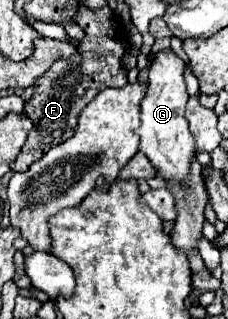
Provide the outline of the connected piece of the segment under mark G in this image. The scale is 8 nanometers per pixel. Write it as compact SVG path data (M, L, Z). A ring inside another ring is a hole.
M161 52L155 56L155 60L149 66L147 94L141 100L141 126L137 128L139 138L141 138L139 150L145 152L145 156L151 160L151 164L159 170L159 176L163 176L171 188L187 188L185 180L189 176L189 164L195 156L195 142L193 142L193 136L187 128L187 118L185 118L185 106L187 106L189 94L185 88L183 70L185 70L185 62L181 58L177 58L173 52Z

